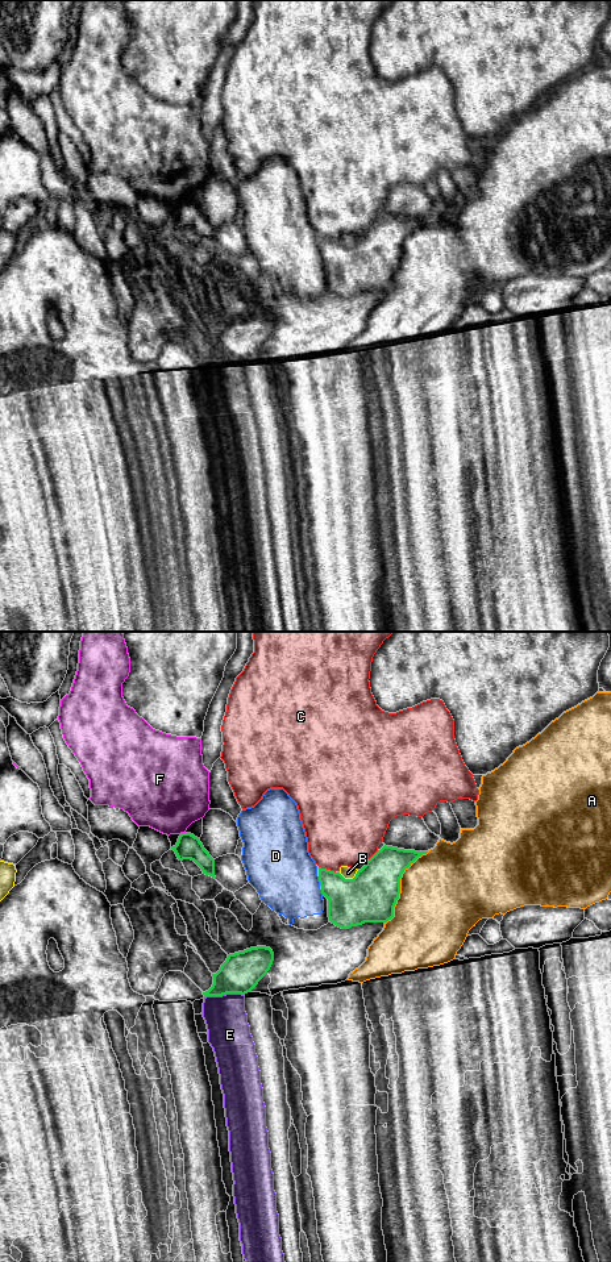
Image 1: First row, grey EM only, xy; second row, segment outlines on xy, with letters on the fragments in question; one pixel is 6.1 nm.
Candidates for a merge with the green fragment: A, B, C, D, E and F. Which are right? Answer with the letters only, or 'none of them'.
none of them

